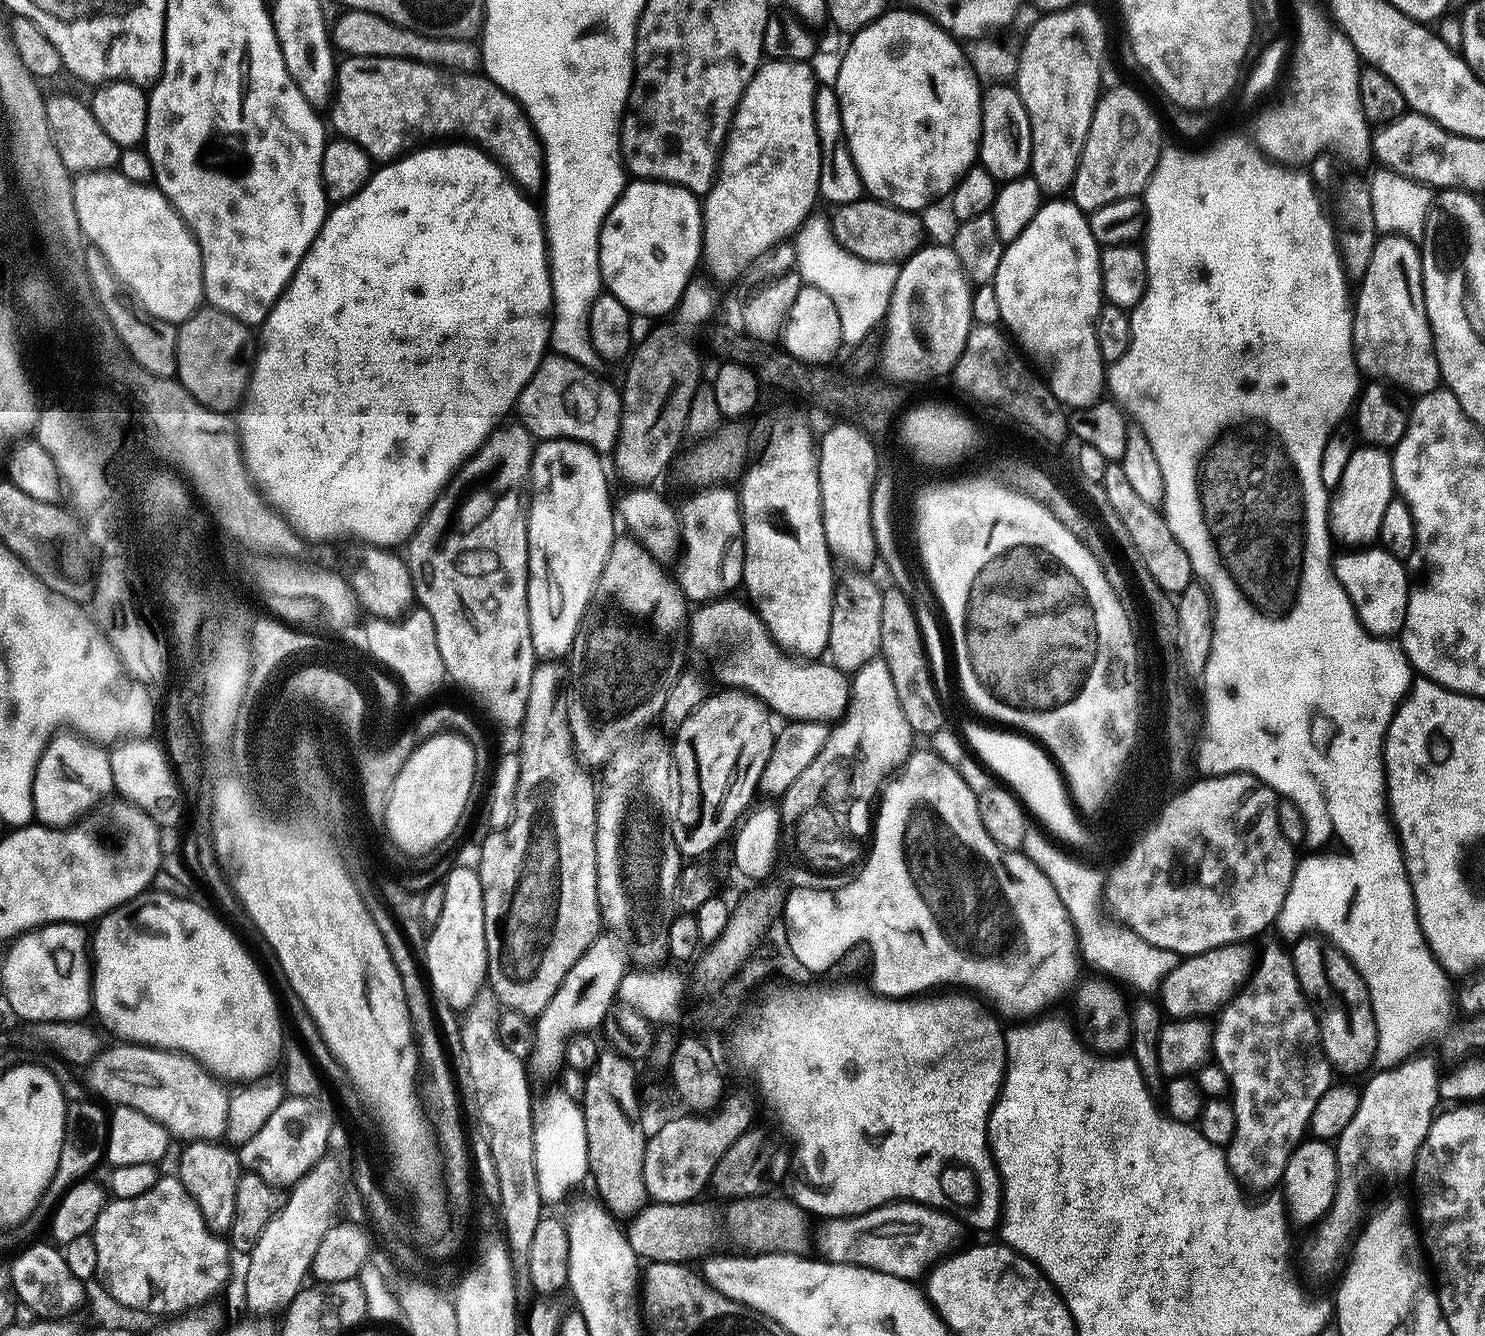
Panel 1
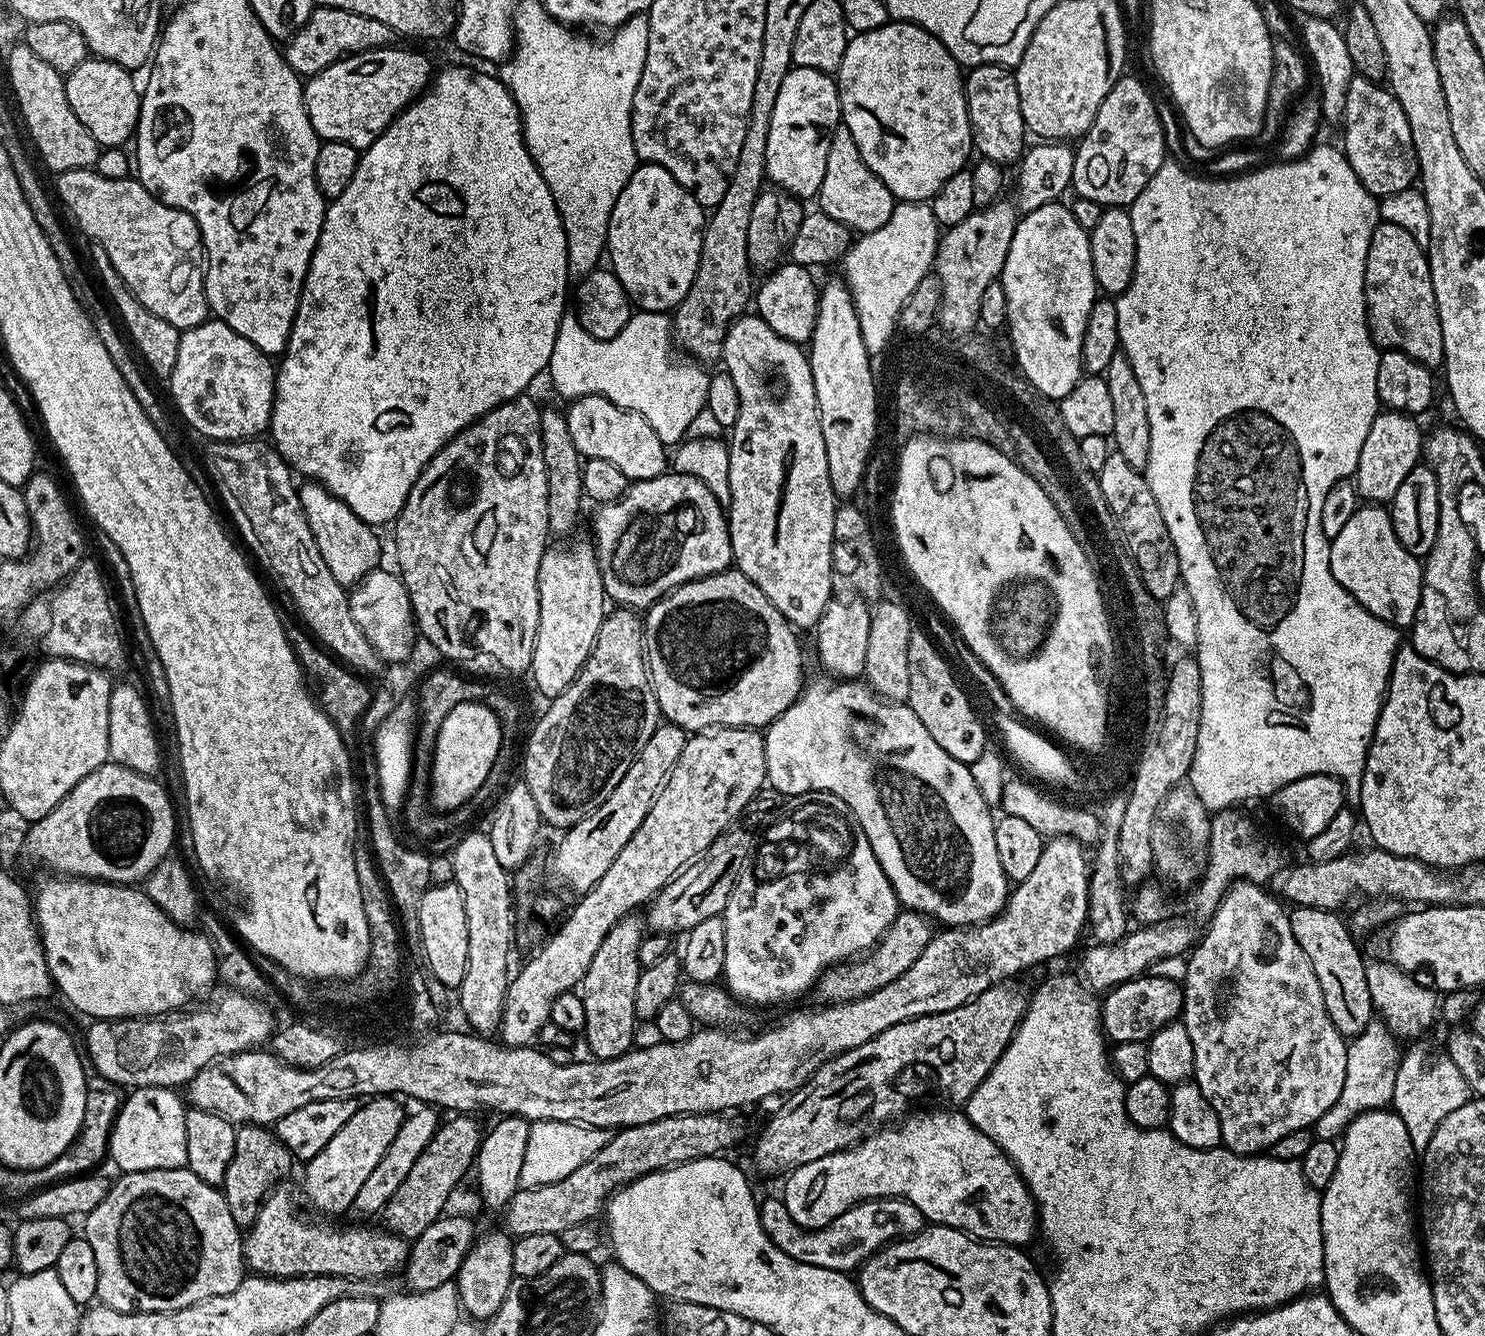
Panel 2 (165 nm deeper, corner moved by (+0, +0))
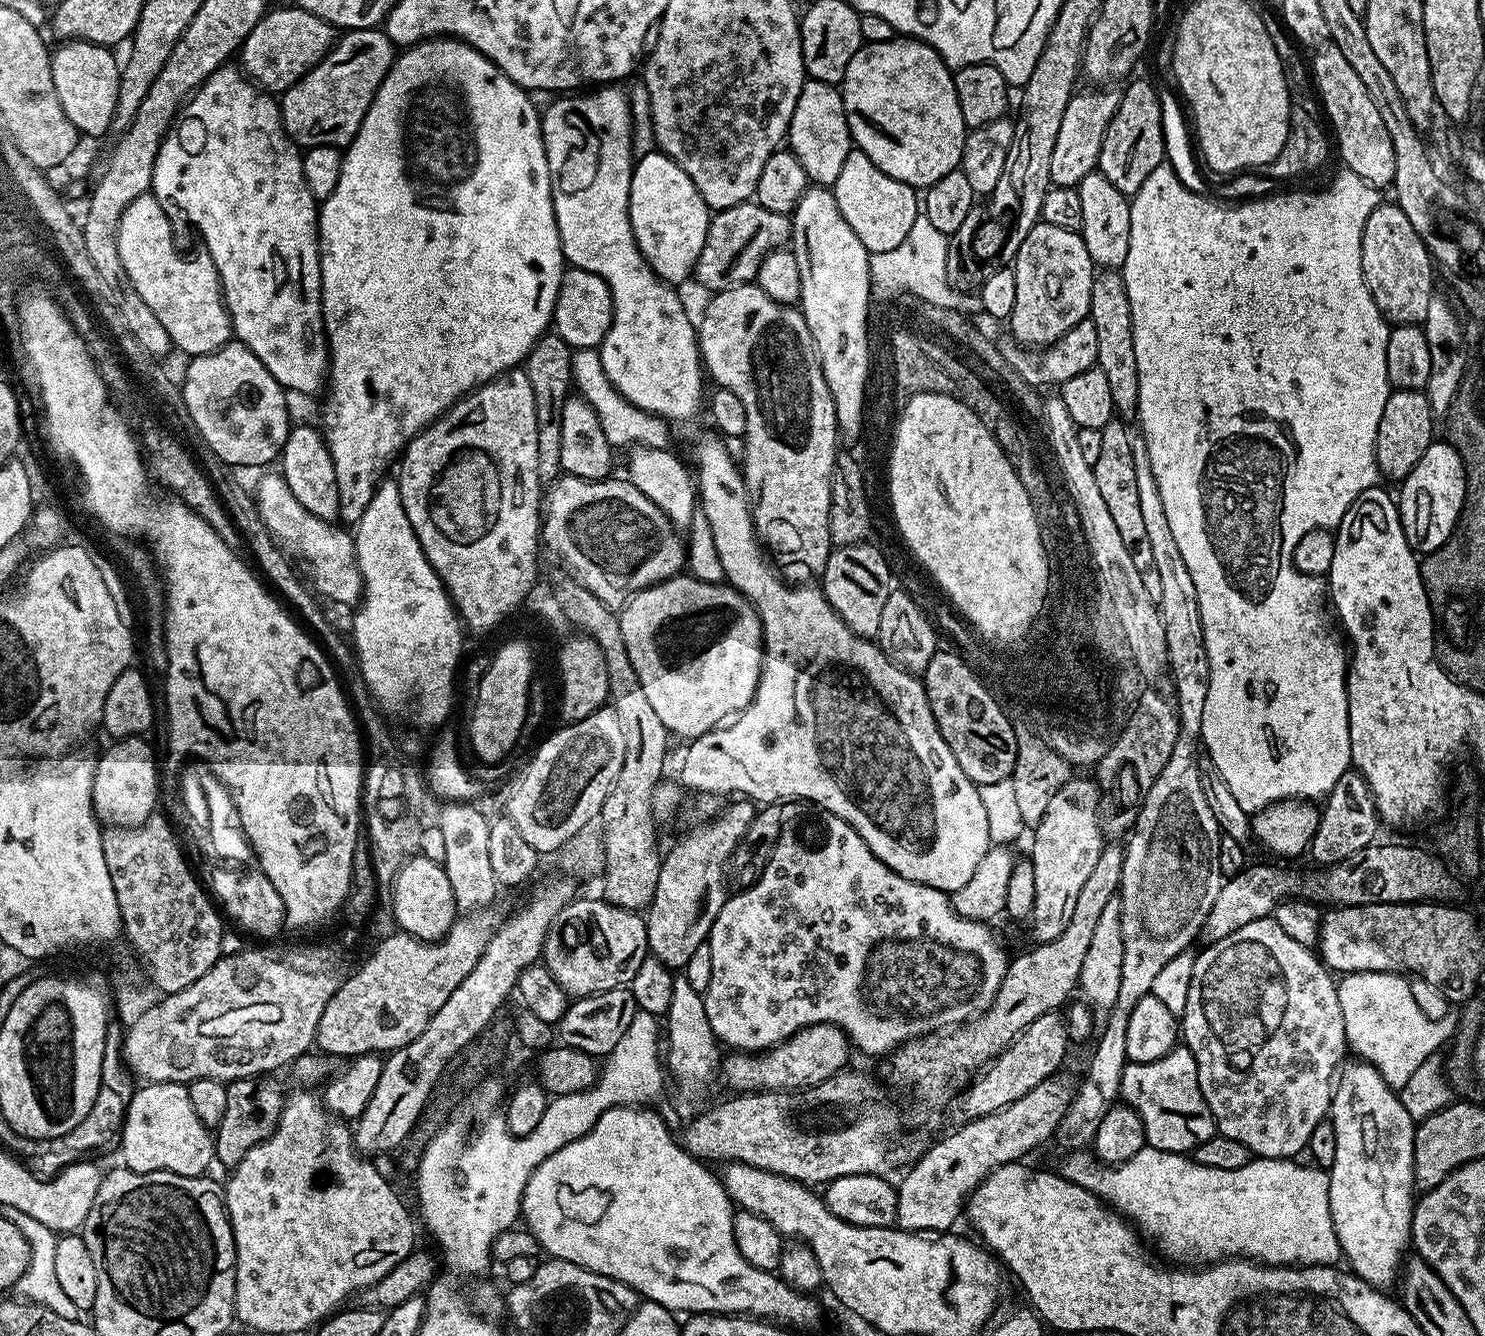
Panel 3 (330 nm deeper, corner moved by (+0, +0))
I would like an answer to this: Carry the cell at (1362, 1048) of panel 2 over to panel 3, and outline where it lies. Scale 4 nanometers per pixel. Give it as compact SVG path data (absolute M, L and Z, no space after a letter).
M1350 972L1336 985L1349 1049L1356 1051L1361 1061L1375 1066L1386 1086L1397 1090L1406 1086L1422 1062L1455 1037L1462 1012L1462 1006L1452 1002L1440 1020L1426 1018L1414 1002L1411 983L1403 978L1400 972Z

